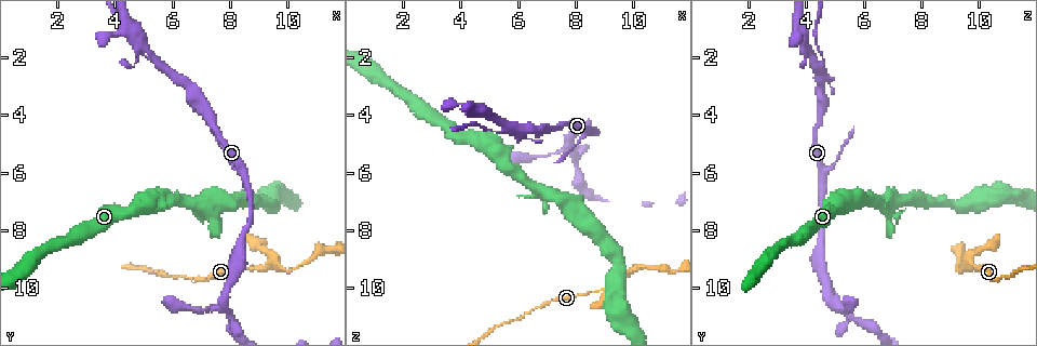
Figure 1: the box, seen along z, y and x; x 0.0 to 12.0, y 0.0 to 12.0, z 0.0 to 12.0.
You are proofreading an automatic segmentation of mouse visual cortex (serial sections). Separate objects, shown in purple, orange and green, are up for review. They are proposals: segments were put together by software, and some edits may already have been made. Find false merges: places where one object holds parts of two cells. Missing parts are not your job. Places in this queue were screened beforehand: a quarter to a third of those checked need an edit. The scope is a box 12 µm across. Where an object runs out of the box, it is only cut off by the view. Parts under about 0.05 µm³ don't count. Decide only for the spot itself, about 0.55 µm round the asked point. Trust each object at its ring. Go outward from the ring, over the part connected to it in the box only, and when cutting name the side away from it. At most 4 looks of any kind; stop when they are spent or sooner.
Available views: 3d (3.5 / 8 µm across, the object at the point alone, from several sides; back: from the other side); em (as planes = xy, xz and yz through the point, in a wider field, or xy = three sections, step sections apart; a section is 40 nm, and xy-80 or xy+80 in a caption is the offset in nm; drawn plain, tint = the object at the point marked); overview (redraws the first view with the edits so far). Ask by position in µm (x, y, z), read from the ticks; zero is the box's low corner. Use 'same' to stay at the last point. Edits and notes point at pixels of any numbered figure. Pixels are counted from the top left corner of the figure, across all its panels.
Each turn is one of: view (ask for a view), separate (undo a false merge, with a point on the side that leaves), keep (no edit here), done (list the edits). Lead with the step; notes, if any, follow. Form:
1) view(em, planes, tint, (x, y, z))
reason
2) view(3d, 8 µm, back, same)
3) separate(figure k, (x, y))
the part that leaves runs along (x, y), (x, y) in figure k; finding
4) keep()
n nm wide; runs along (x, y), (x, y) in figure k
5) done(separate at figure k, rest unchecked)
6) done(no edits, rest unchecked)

view(3d, 3.5 µm, back, (7.0, 7.0, 6.6))
three arms meet

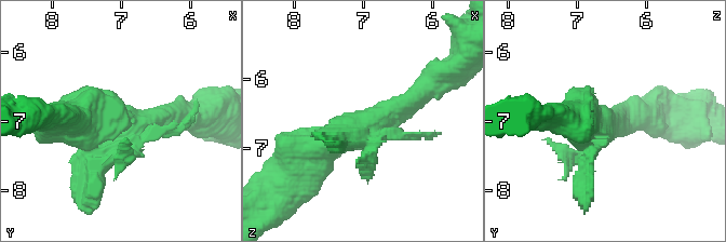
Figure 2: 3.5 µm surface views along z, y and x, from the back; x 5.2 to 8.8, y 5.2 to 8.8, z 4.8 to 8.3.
view(em, xy, step 1, tint, (6.90, 7.00, 6.65))
need the tissue

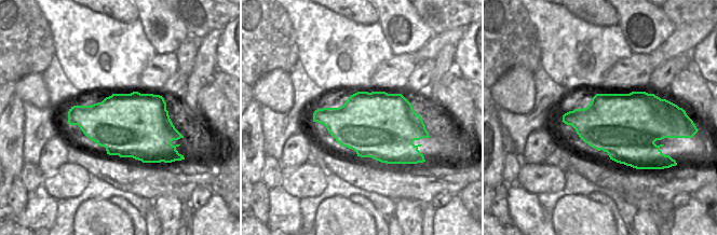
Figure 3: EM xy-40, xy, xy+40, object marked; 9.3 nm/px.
separate(figure 2, (368, 169))
the part that leaves runs along (118, 143), (95, 165), (85, 209) in figure 2; two cells meet here

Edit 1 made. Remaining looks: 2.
view(overview)
redraw

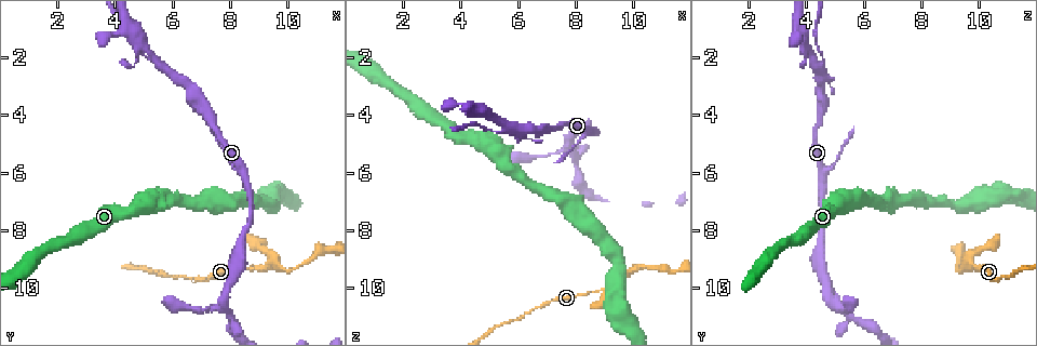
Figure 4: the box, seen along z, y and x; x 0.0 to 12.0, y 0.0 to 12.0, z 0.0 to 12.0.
view(3d, 3.5 µm, (9.5, 9.3, 9.9))
three-way junction

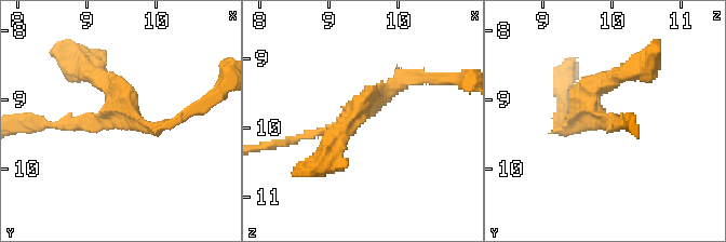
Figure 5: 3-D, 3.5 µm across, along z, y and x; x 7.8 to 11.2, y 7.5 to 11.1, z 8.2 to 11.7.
keep()
3 arms; runs along (292, 139), (348, 123), (414, 77) in figure 5; all the same cell

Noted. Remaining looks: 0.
done(separate at figure 2, rest unchecked)

